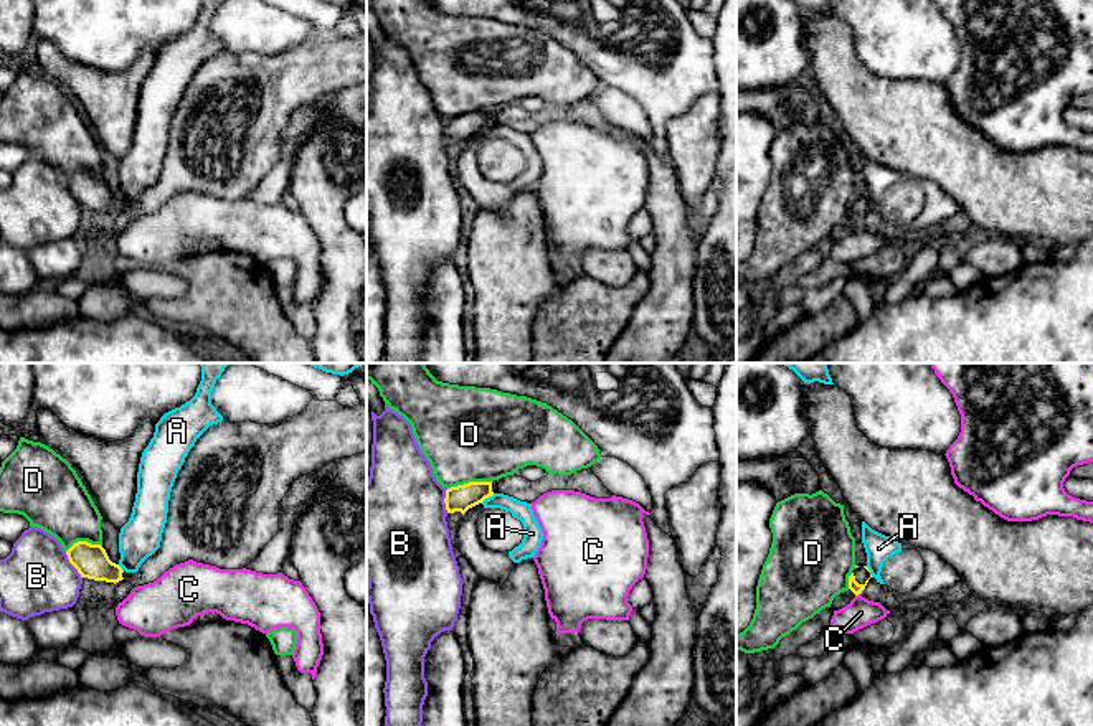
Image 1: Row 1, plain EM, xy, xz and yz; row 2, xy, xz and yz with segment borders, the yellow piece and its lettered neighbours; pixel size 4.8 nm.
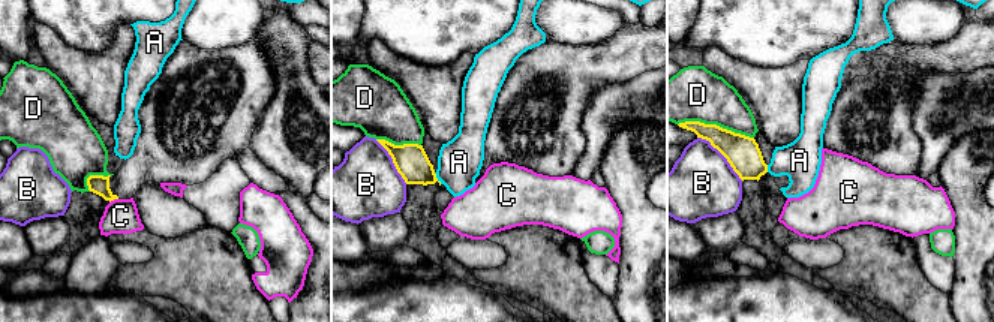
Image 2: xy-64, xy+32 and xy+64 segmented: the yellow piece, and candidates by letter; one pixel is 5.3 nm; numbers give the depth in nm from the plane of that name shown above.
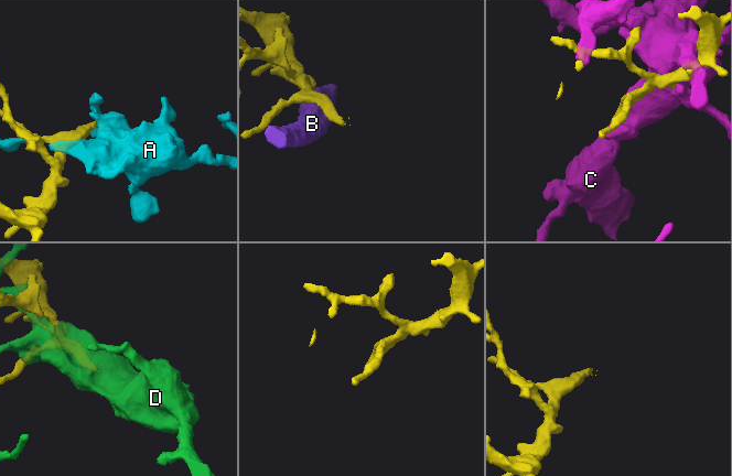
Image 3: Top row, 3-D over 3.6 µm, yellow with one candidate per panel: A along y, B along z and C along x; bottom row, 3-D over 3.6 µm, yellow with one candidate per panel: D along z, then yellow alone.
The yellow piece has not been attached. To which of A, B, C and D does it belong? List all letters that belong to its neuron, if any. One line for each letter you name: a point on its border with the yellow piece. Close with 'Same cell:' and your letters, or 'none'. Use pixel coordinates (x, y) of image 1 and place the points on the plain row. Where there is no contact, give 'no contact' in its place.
Same cell: none

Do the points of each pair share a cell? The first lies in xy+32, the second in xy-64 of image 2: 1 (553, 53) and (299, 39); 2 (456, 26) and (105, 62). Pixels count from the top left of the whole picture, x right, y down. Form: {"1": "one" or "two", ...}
{"1": "two", "2": "two"}

